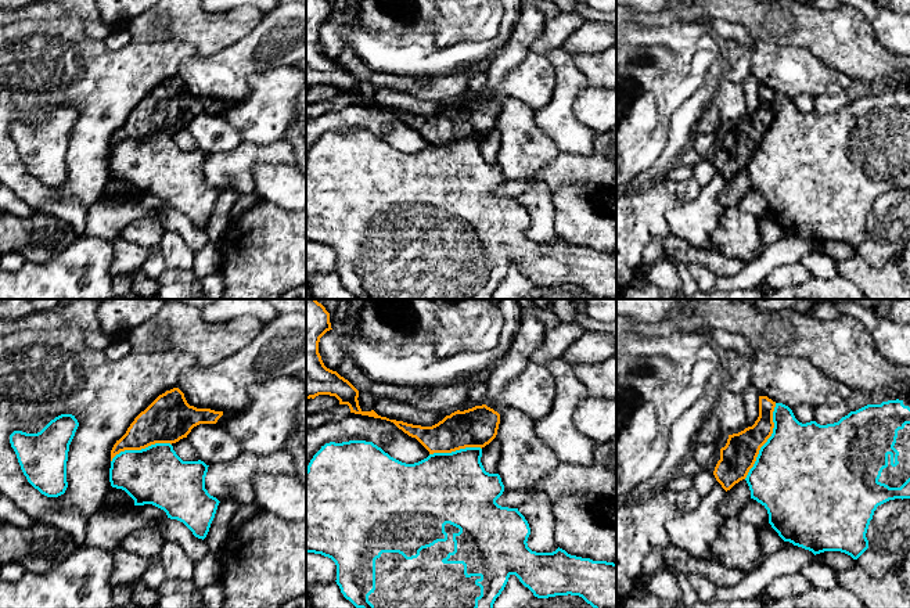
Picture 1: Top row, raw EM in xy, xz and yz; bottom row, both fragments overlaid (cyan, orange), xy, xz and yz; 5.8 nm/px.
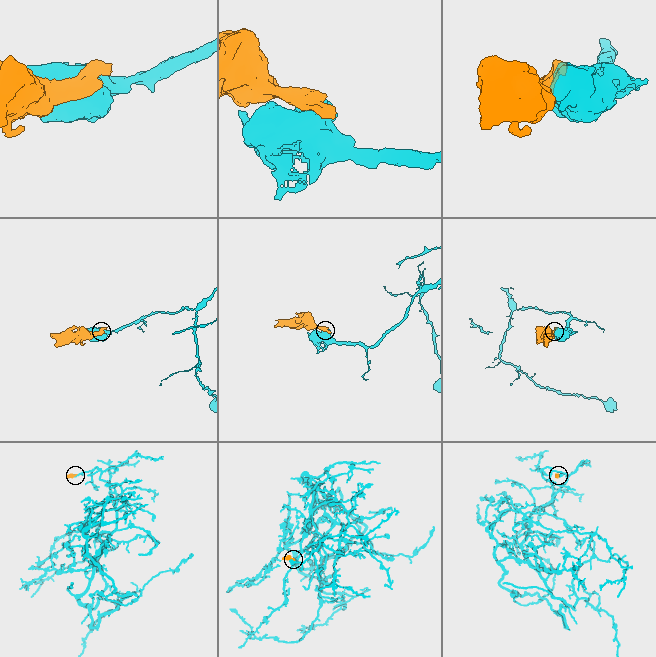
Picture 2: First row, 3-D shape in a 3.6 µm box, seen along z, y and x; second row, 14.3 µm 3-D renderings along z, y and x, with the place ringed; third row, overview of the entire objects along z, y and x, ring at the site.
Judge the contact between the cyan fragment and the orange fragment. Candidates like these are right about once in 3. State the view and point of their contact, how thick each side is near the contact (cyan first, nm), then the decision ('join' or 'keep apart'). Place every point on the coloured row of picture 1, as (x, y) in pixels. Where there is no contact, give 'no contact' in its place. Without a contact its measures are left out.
contact yz (768, 441); calibres 500 and 200 nm; keep apart

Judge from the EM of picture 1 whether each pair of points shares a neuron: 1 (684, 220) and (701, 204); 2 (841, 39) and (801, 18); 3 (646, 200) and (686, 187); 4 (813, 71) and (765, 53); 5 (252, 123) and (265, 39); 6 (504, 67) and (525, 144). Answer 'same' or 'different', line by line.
1: same
2: same
3: same
4: same
5: different
6: same

